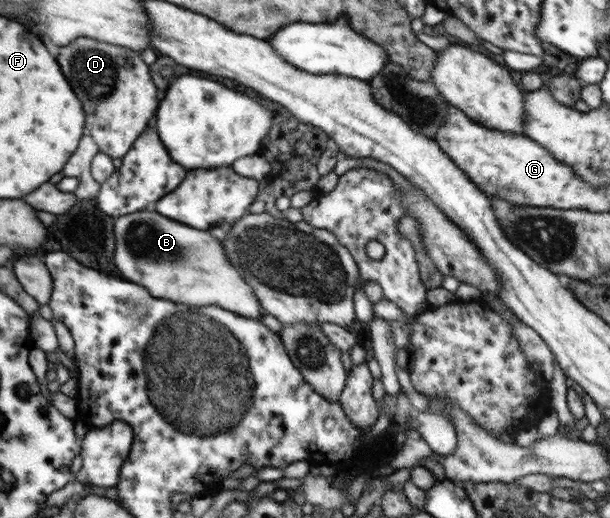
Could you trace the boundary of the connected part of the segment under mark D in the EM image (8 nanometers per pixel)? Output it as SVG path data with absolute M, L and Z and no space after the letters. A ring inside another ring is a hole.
M79 37L59 51L59 65L71 77L71 85L79 89L83 105L87 105L87 129L101 153L112 159L125 159L137 139L147 130L149 119L157 111L157 89L141 55L128 47L103 43L90 37ZM111 87L111 97L105 97Z

